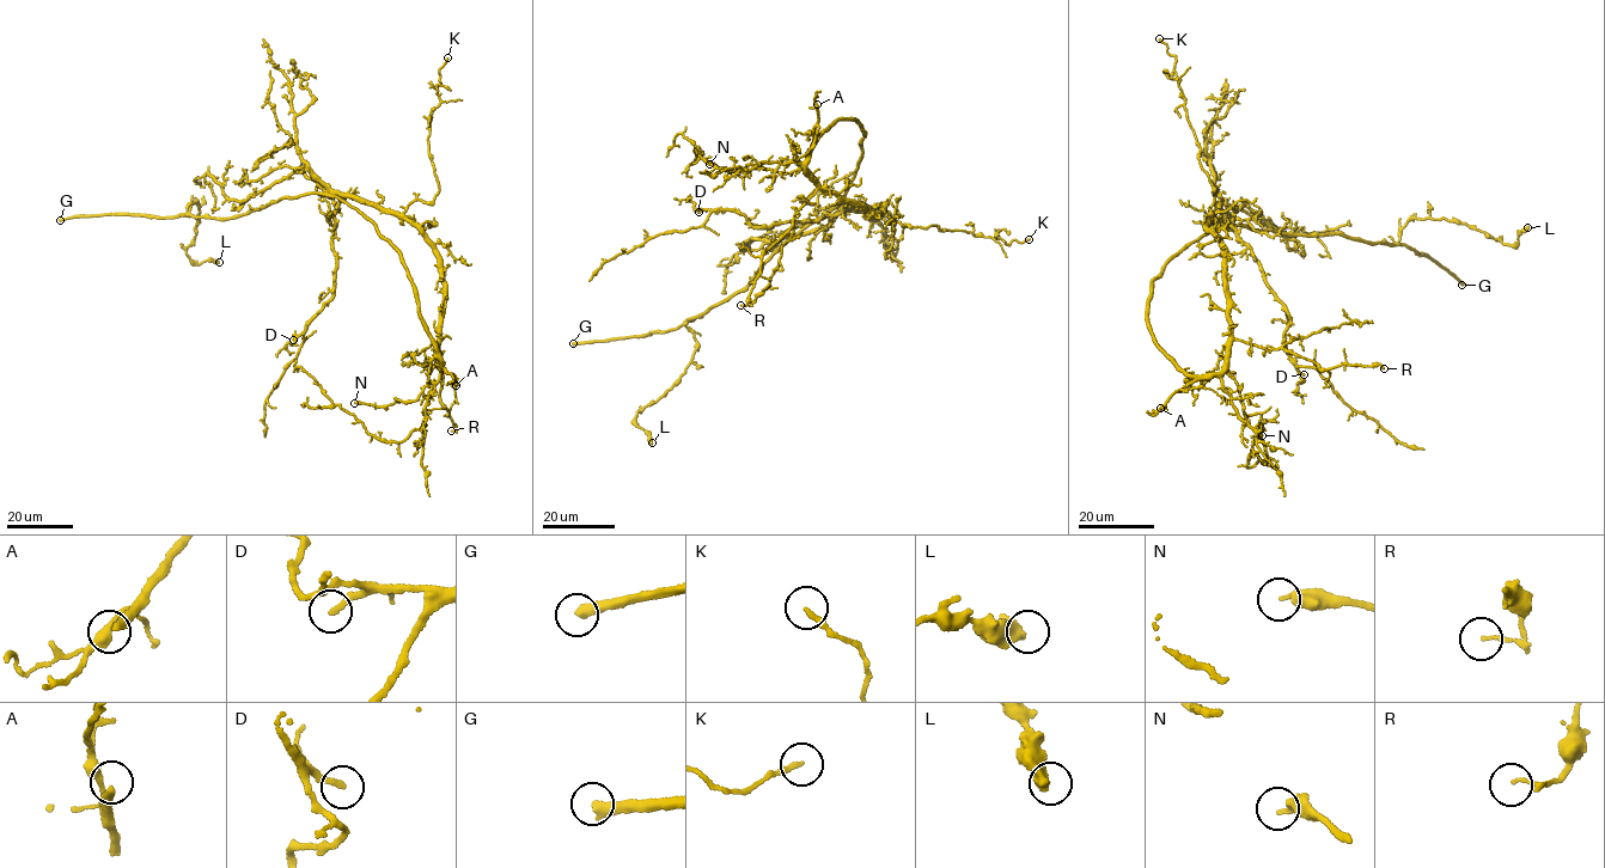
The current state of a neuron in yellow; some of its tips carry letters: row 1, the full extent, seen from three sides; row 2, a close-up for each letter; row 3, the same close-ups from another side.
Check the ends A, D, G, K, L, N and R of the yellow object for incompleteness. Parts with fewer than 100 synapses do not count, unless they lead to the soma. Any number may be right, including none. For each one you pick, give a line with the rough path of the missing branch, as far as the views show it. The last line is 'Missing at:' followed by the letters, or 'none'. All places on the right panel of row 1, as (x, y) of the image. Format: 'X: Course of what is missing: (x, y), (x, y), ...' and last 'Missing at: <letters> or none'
A: Course of what is missing: (1160, 408), (1139, 414), (1123, 442), (1090, 462)
Missing at: A, G

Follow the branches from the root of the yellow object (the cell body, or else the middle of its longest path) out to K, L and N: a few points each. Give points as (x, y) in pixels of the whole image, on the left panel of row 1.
K: (431, 338), (441, 370), (441, 258), (403, 212), (416, 200), (431, 202), (439, 189), (428, 138), (447, 57)
L: (431, 338), (401, 251), (333, 195), (219, 220), (193, 216), (194, 202), (187, 254), (219, 262)
N: (431, 338), (444, 368), (433, 366), (419, 398), (402, 402), (395, 398), (396, 402), (382, 407), (354, 403)

